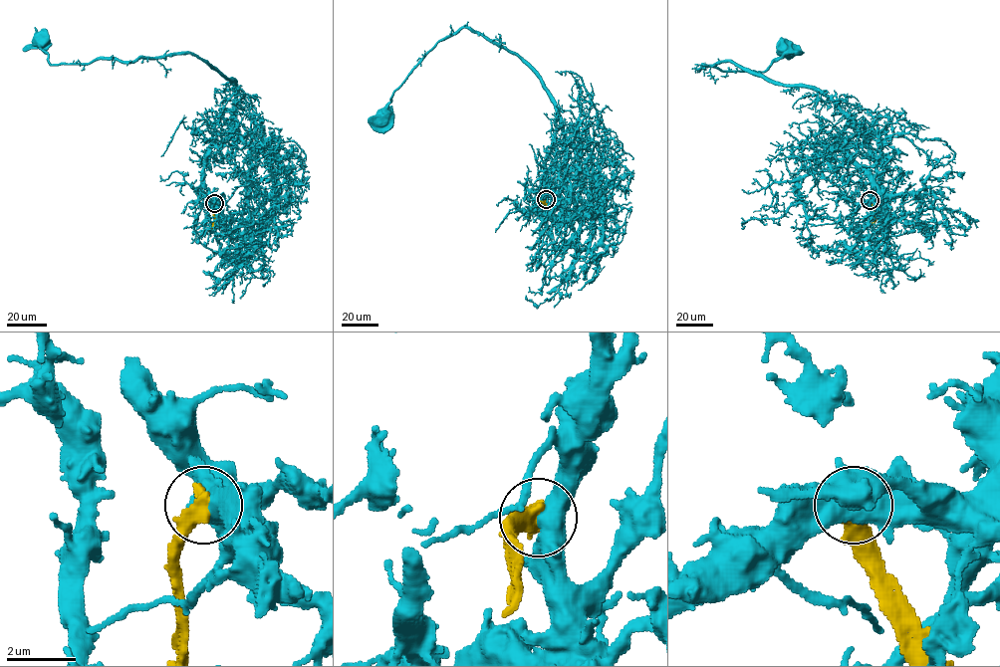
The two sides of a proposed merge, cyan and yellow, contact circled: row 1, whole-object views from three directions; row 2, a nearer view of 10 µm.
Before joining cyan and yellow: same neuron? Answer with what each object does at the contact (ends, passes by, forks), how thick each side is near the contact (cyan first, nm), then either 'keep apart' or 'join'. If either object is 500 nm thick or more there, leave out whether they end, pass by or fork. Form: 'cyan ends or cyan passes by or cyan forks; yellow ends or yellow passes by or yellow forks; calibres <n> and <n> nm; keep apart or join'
calibres 650 and 550 nm; keep apart

